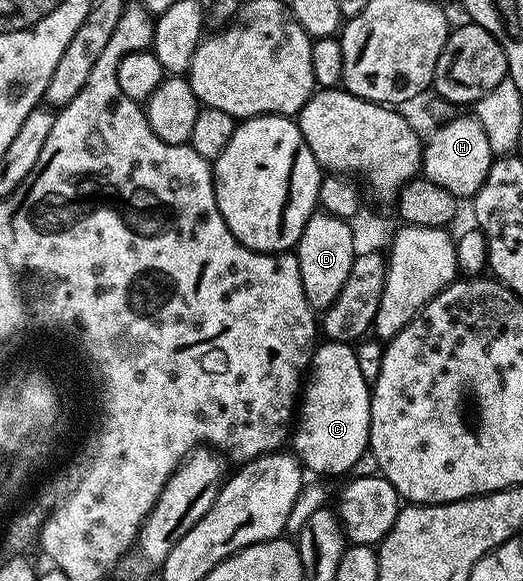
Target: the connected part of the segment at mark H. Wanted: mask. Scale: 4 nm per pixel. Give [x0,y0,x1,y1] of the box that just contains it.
[422,113,494,201]

